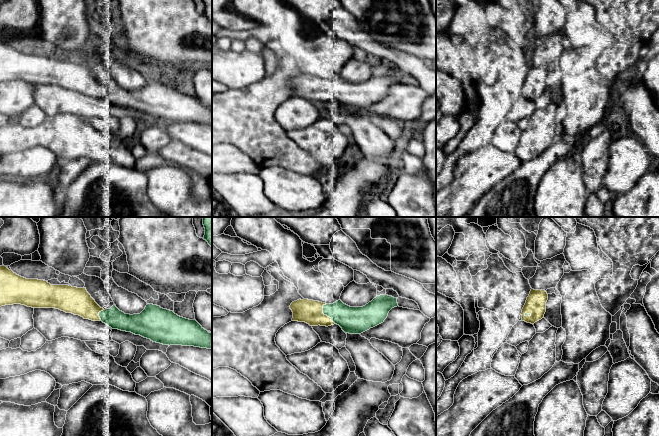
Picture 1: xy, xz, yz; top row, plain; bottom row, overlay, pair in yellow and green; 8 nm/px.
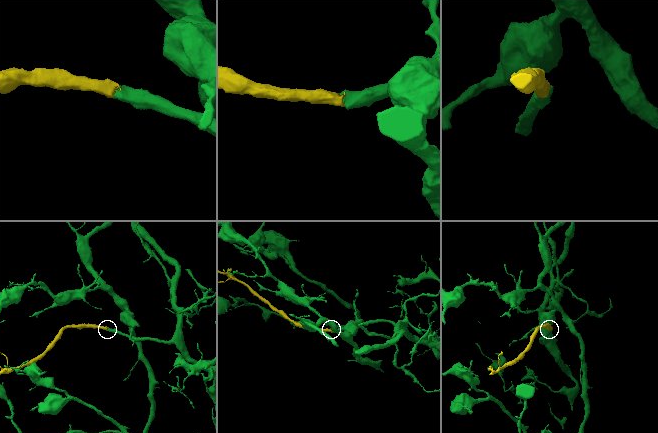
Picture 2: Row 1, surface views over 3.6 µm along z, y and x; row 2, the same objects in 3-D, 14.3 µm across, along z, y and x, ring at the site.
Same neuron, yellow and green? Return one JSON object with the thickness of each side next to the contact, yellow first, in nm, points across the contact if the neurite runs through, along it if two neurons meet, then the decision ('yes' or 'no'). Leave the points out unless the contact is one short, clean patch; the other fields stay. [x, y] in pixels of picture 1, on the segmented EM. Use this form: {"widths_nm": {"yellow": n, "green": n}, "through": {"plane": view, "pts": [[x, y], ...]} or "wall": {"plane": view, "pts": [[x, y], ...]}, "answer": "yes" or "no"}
{"widths_nm": {"yellow": 190, "green": 220}, "answer": "yes"}

